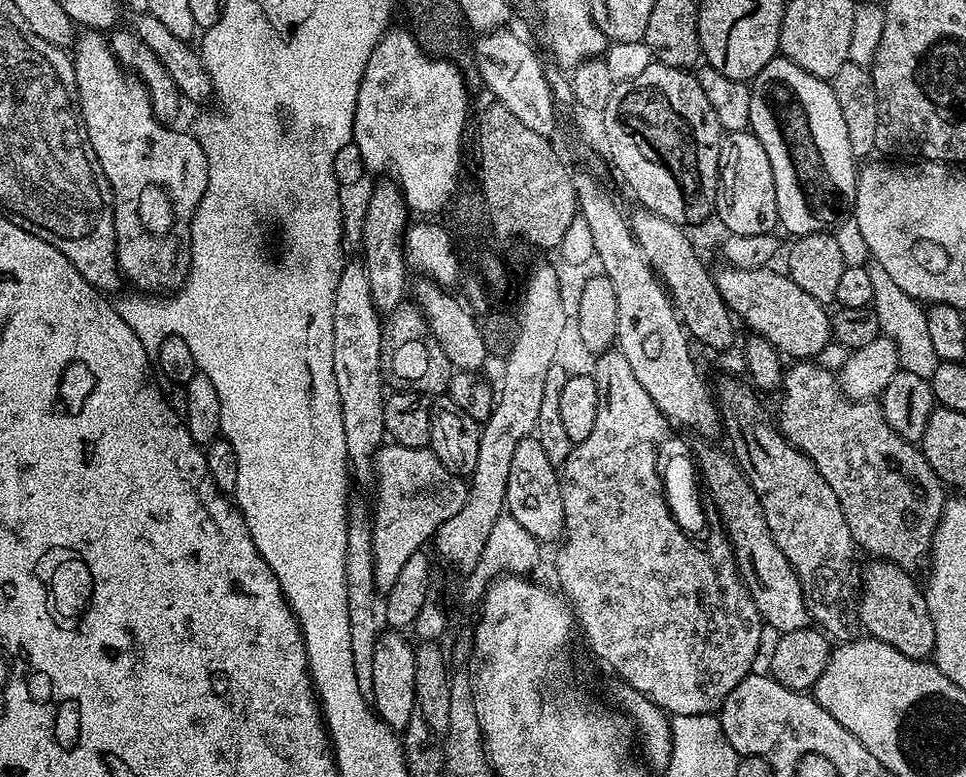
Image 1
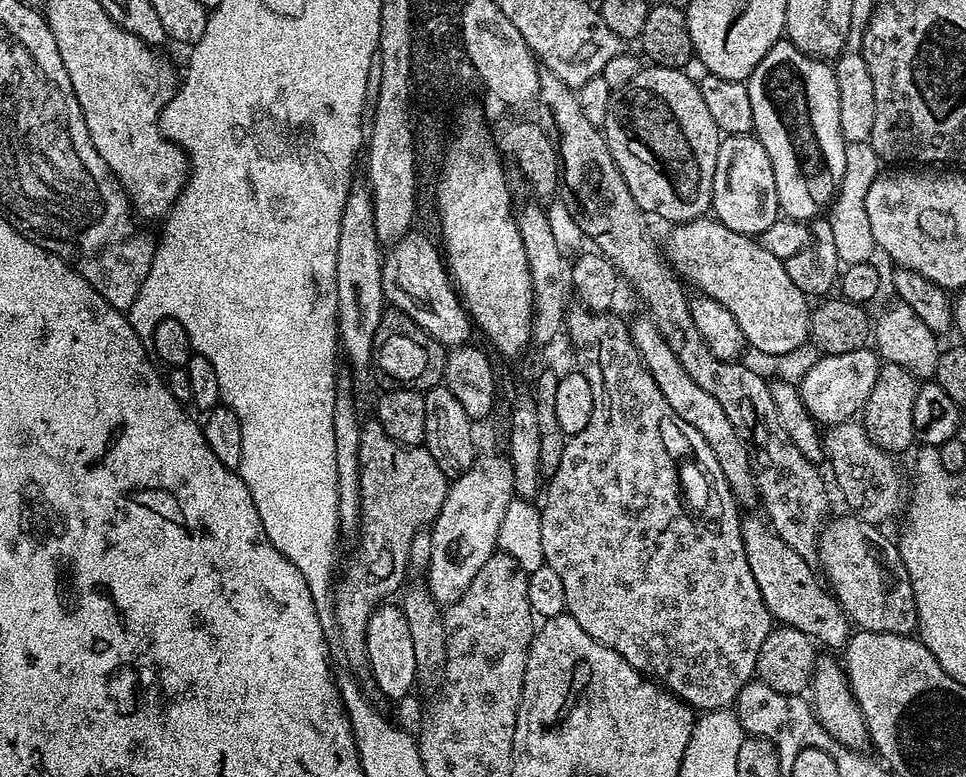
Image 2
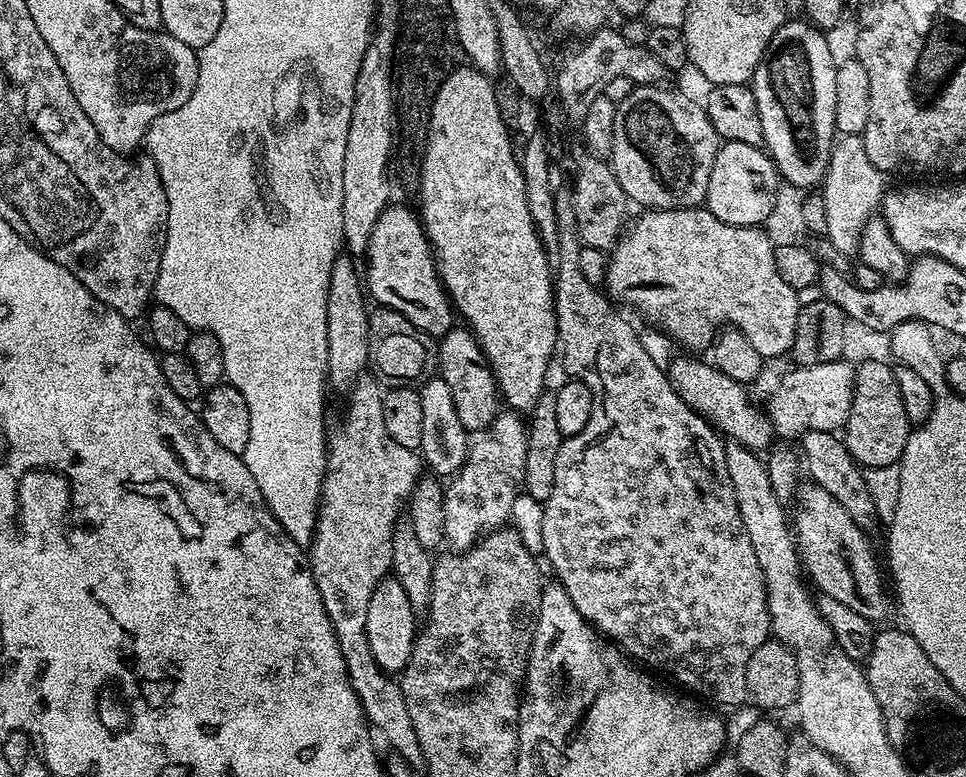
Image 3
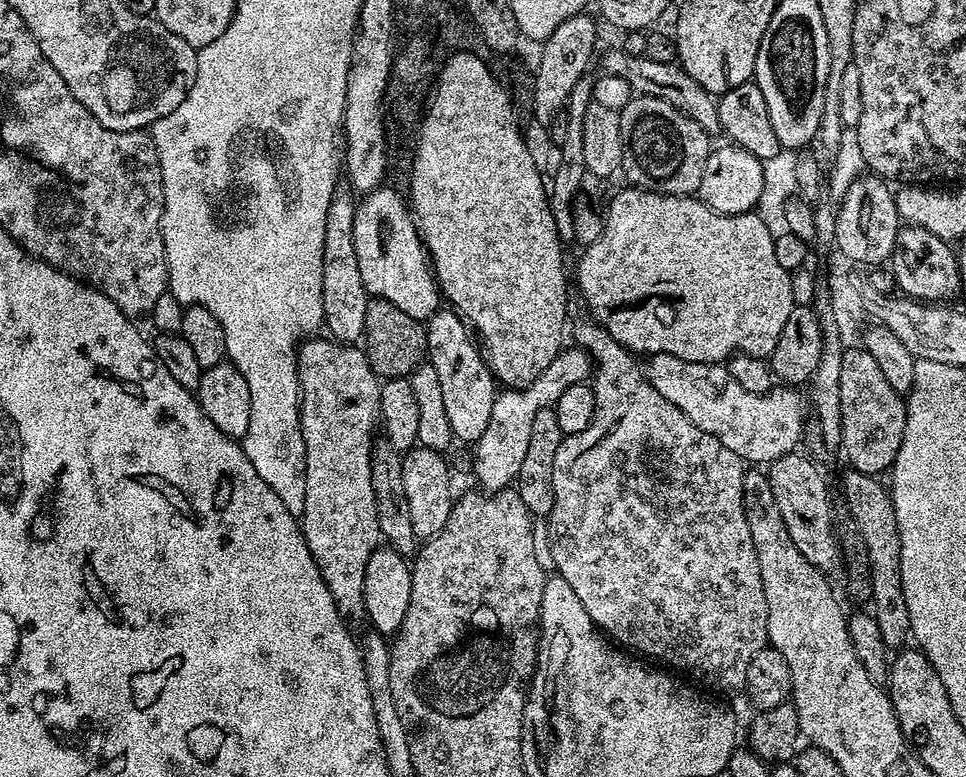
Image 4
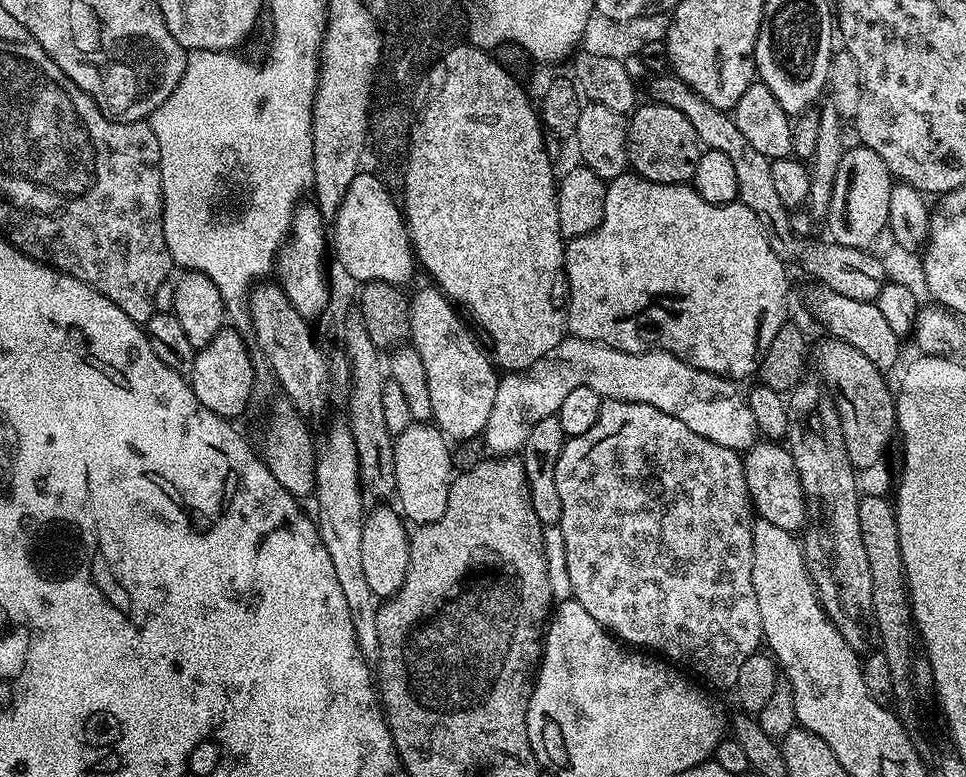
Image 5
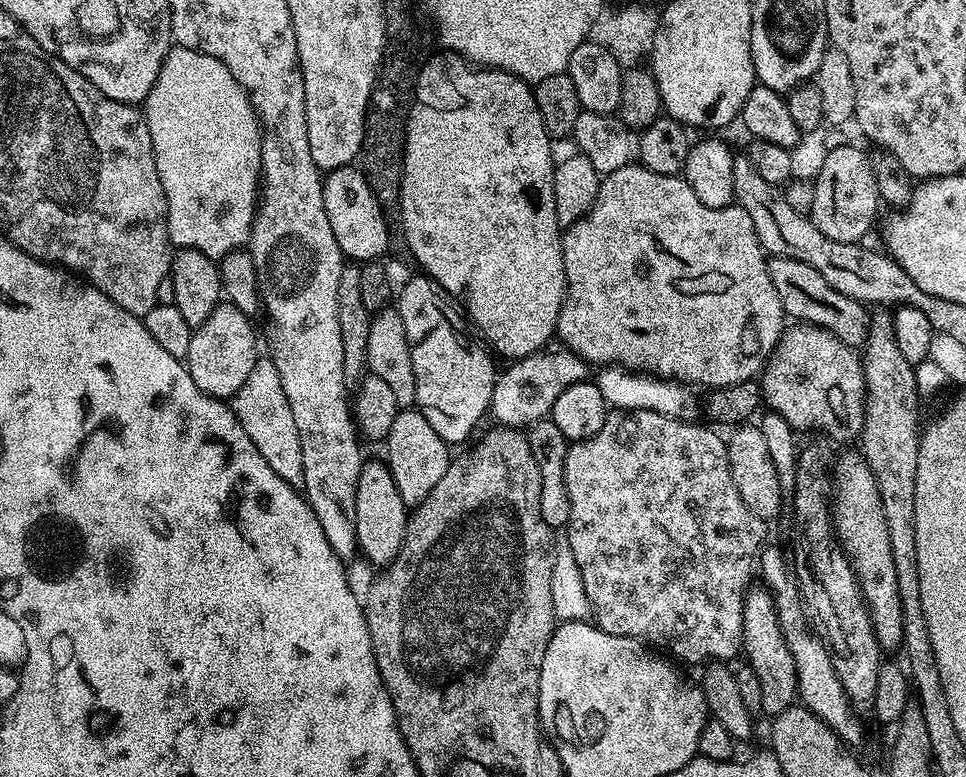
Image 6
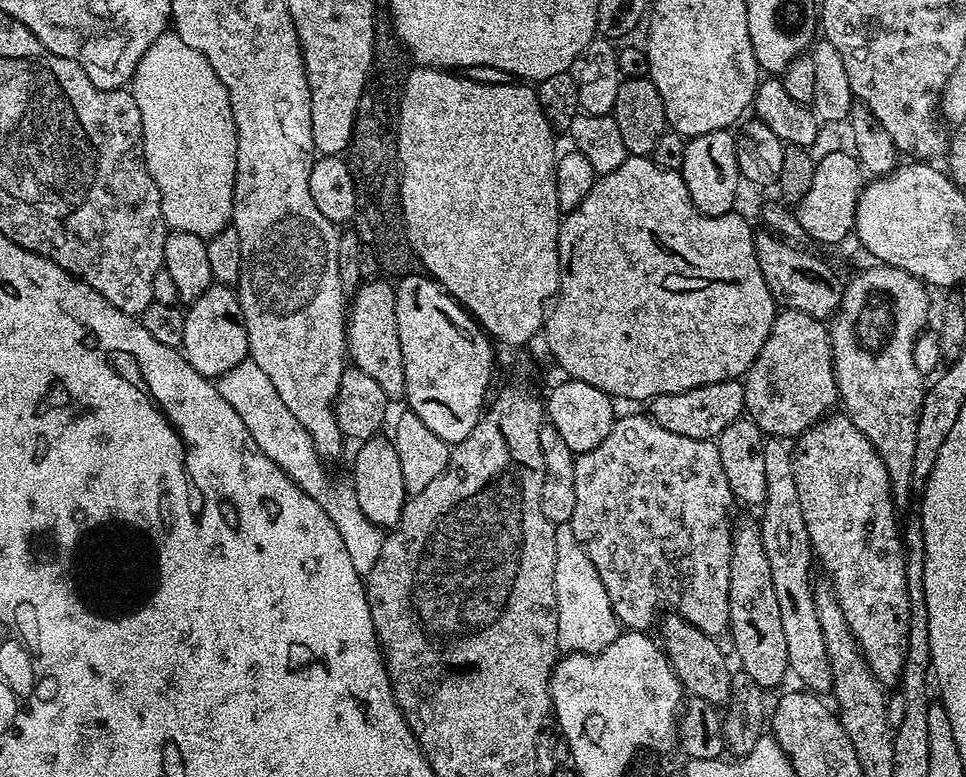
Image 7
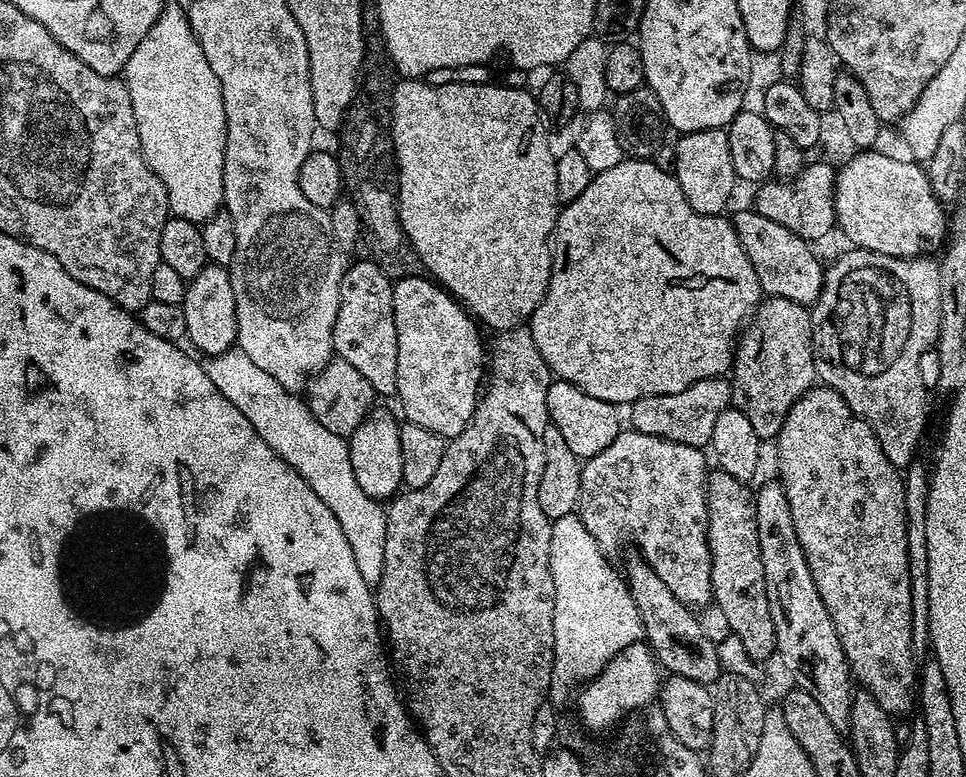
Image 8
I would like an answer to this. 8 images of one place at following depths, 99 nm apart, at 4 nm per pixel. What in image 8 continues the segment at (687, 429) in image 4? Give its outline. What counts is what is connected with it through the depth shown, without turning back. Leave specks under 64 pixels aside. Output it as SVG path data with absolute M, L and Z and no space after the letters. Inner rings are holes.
M621 430L618 438L589 460L583 461L580 473L580 521L590 530L600 547L611 550L619 542L616 532L628 532L628 536L640 547L639 555L651 566L662 582L666 582L673 594L688 608L700 610L713 603L712 559L708 549L708 494L706 491L705 453L698 448L676 444L635 430Z

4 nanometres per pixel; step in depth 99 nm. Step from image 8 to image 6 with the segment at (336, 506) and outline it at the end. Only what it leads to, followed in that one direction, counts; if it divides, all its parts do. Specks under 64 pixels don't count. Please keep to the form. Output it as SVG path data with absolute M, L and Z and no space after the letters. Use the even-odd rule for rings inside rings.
M257 359L254 370L250 370L246 382L242 382L236 395L231 397L230 407L242 430L250 434L250 442L258 446L258 454L266 458L270 470L274 470L278 478L282 478L293 488L303 489L302 446L298 430L294 426L294 413L290 411L290 402L286 402L286 394L282 390L282 378L278 378L278 370L272 359Z

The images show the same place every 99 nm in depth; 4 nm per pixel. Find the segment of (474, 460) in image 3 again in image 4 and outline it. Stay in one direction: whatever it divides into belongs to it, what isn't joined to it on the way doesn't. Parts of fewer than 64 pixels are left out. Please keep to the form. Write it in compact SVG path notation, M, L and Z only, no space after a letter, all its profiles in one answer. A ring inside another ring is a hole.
M568 346L556 355L554 362L550 362L550 366L546 366L546 370L542 370L542 374L538 374L538 378L534 378L534 382L530 382L530 386L509 388L497 395L494 410L490 410L490 423L486 426L486 430L482 430L482 438L475 441L474 444L474 448L476 448L476 480L481 484L477 485L485 493L503 492L515 481L516 475L522 470L522 461L526 458L526 446L530 443L530 429L534 418L538 415L538 410L555 406L565 390L570 390L570 386L575 384L585 383L593 375L593 372L592 357L578 347Z

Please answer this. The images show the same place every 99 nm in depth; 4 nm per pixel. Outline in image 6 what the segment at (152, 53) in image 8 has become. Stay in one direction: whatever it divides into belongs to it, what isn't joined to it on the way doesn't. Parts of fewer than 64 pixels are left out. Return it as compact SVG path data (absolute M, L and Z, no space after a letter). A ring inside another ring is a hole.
M169 54L164 59L162 70L150 90L147 100L143 101L142 111L146 118L146 126L150 126L150 142L154 142L154 162L158 166L158 178L162 182L162 190L166 190L166 206L168 207L168 238L177 249L193 248L208 256L214 261L219 261L226 254L243 249L248 239L252 237L252 223L256 221L258 207L258 189L260 186L260 155L264 141L260 120L252 109L252 99L248 91L222 66L222 62L211 58L201 58L196 54Z

